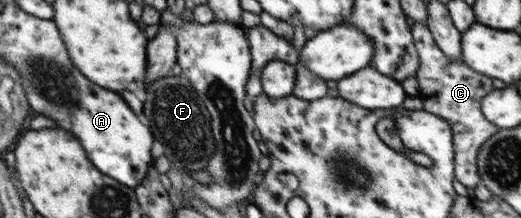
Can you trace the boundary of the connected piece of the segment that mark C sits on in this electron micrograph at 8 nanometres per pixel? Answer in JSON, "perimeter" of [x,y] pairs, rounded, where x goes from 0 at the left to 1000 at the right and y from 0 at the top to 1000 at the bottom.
{"perimeter":[[[798,101],[789,151],[804,257],[804,317],[797,330],[797,358],[804,385],[802,440],[812,463],[812,505],[862,560],[869,615],[873,817],[896,867],[914,862],[923,835],[916,766],[917,693],[958,596],[927,528],[923,500],[923,459],[950,408],[944,362],[906,321],[887,275],[860,266],[818,115]]]}

